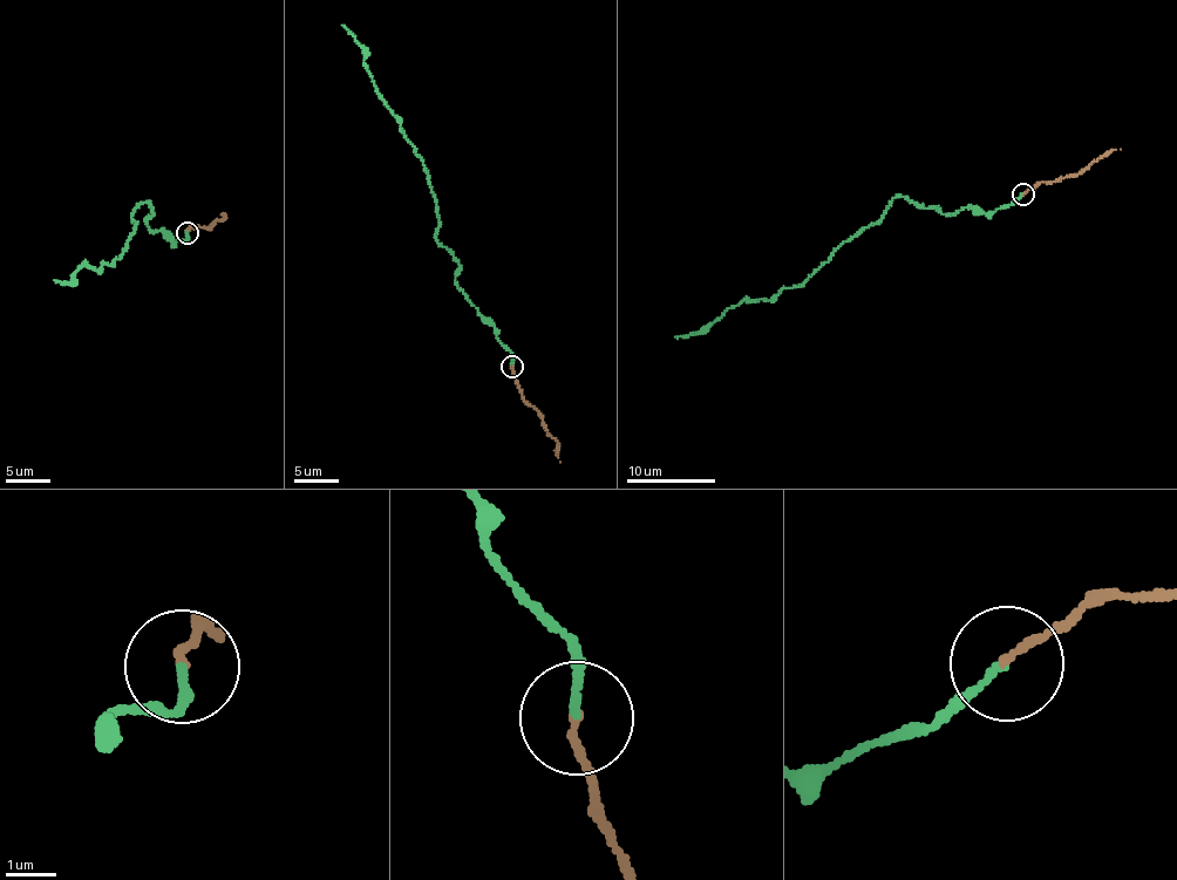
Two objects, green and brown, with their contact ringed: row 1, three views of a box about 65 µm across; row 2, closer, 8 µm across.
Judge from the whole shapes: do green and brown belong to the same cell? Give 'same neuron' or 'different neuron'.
same neuron

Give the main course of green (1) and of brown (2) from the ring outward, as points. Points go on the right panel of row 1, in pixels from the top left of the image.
1: (1022, 193), (993, 213), (968, 206), (943, 215), (895, 197), (801, 284), (769, 300), (745, 300), (675, 336)
2: (1022, 193), (1042, 182), (1074, 176), (1102, 156), (1120, 149)

